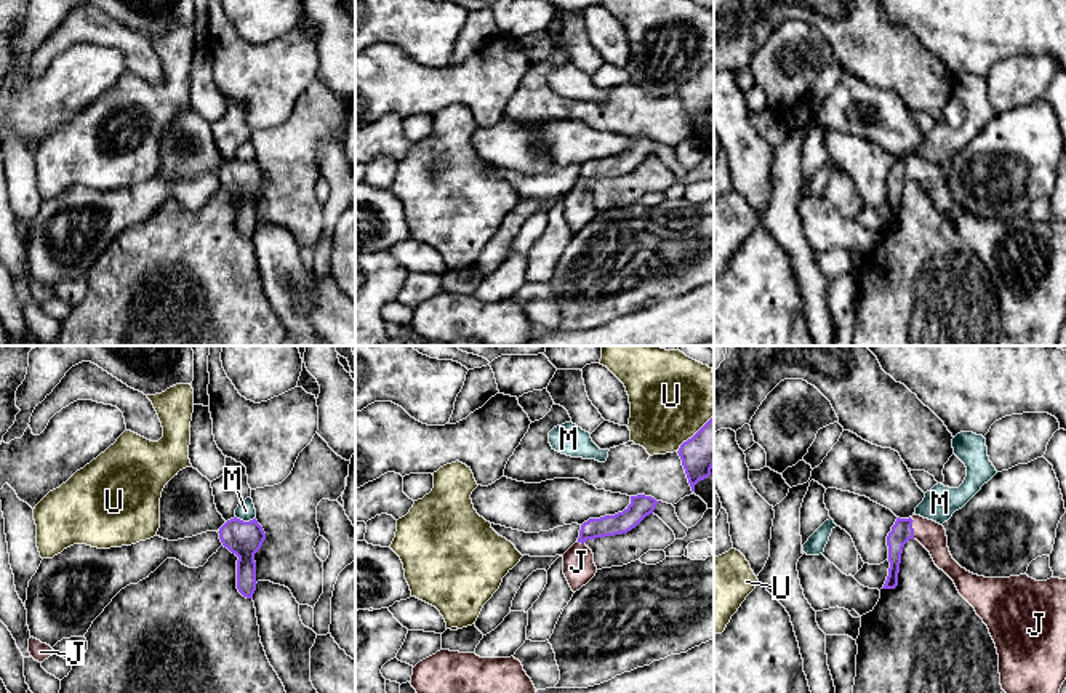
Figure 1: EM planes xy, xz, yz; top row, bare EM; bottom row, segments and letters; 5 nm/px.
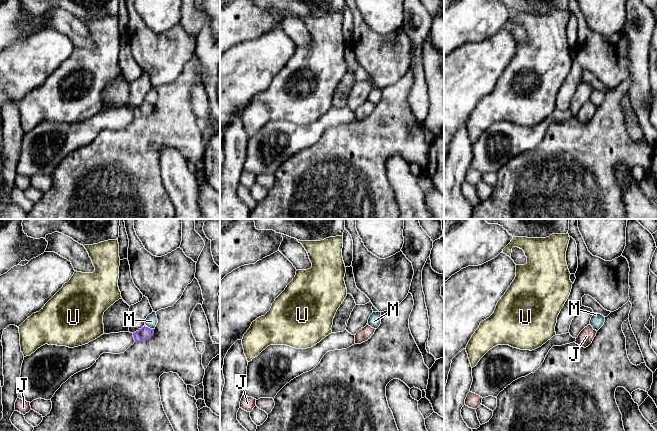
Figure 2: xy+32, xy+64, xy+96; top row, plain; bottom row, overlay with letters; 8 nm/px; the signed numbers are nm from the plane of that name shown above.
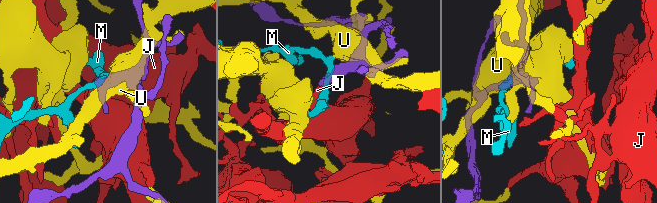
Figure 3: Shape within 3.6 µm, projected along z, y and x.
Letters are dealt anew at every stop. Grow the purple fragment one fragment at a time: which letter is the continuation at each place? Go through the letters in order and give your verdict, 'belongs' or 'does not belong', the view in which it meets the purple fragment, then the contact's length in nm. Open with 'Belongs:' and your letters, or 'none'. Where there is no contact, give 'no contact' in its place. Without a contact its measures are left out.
Belongs: J
J: belongs; contact in yz; length 110 nm
M: does not belong; contact in xy; length 110 nm
U: does not belong; contact in xz; length 260 nm

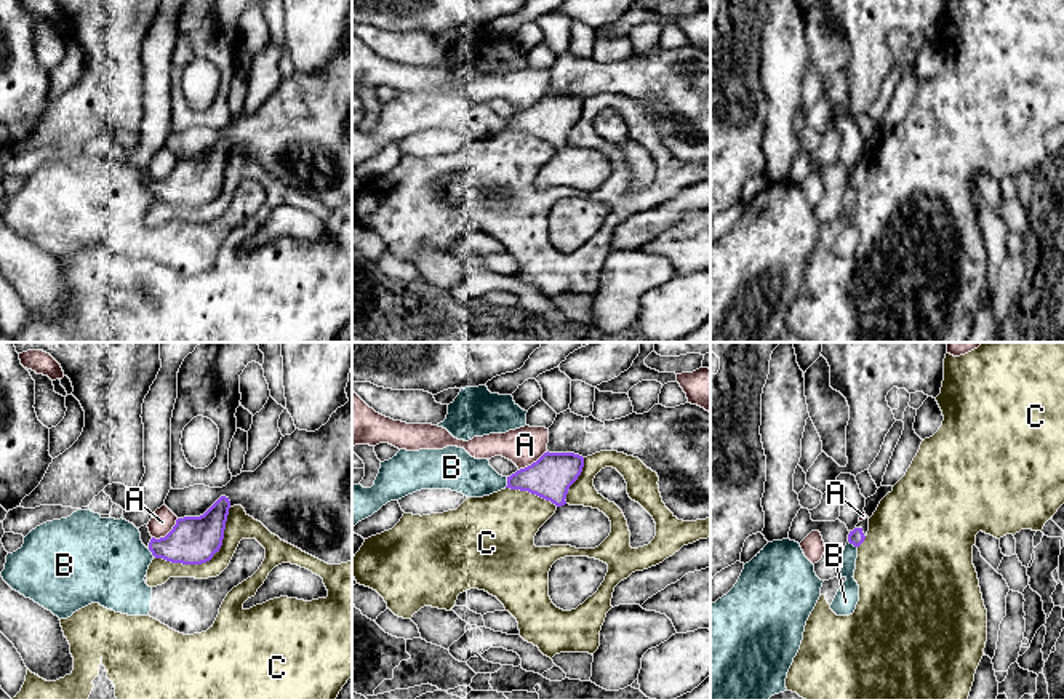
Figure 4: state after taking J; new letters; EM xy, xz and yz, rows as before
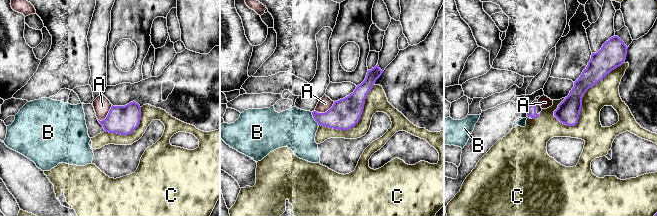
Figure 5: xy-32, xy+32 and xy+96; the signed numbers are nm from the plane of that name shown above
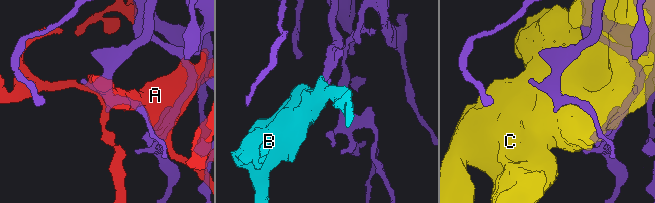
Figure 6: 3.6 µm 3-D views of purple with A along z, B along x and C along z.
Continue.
Belongs: none
A: does not belong; contact in xy; length 170 nm
B: does not belong; contact in xz; length 60 nm
C: does not belong; contact in xy; length 460 nm

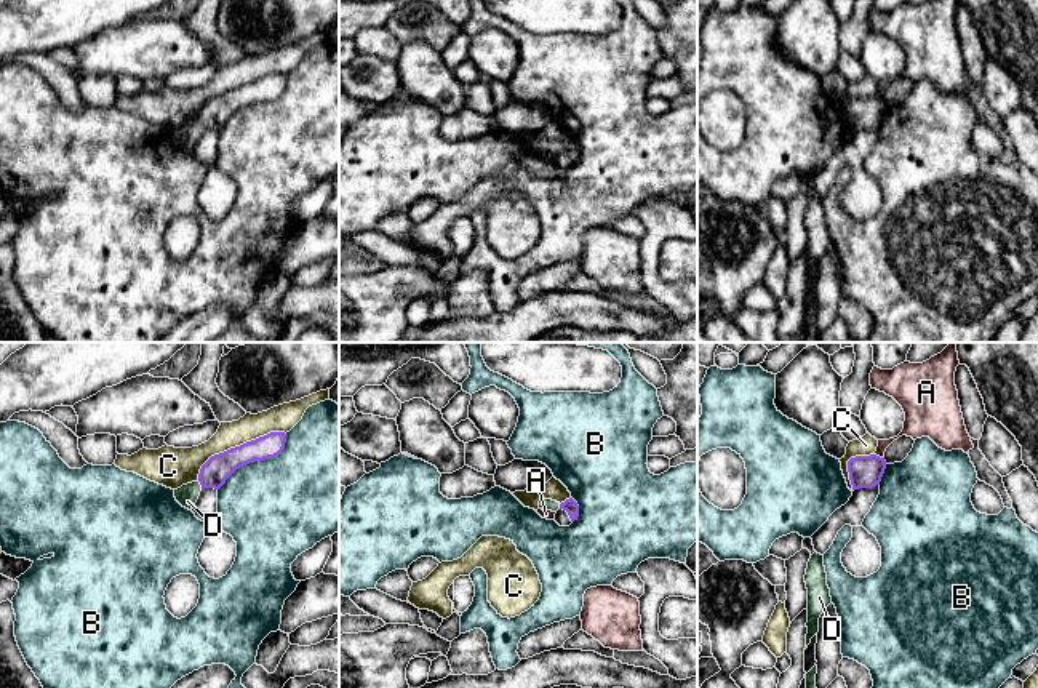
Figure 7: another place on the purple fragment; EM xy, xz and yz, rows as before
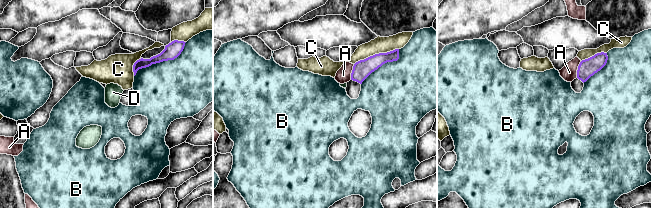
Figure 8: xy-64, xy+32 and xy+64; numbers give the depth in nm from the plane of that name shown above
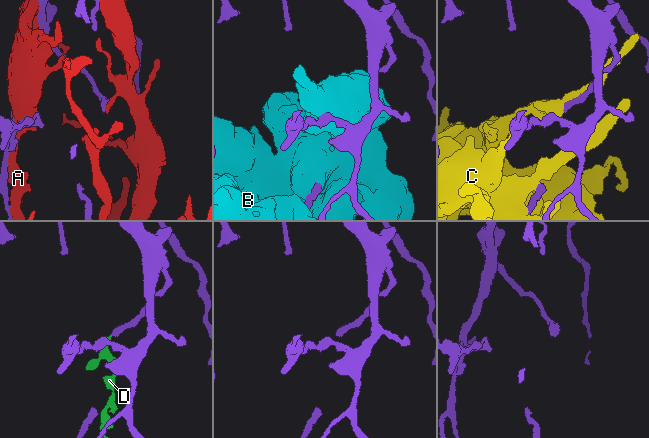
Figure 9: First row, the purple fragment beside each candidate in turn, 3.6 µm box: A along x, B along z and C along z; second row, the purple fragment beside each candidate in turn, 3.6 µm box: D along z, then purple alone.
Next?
Belongs: D
A: does not belong; contact in yz; length 50 nm
B: does not belong; contact in xy; length 460 nm
C: does not belong; contact in xy; length 500 nm
D: belongs; contact in xy; length 50 nm

